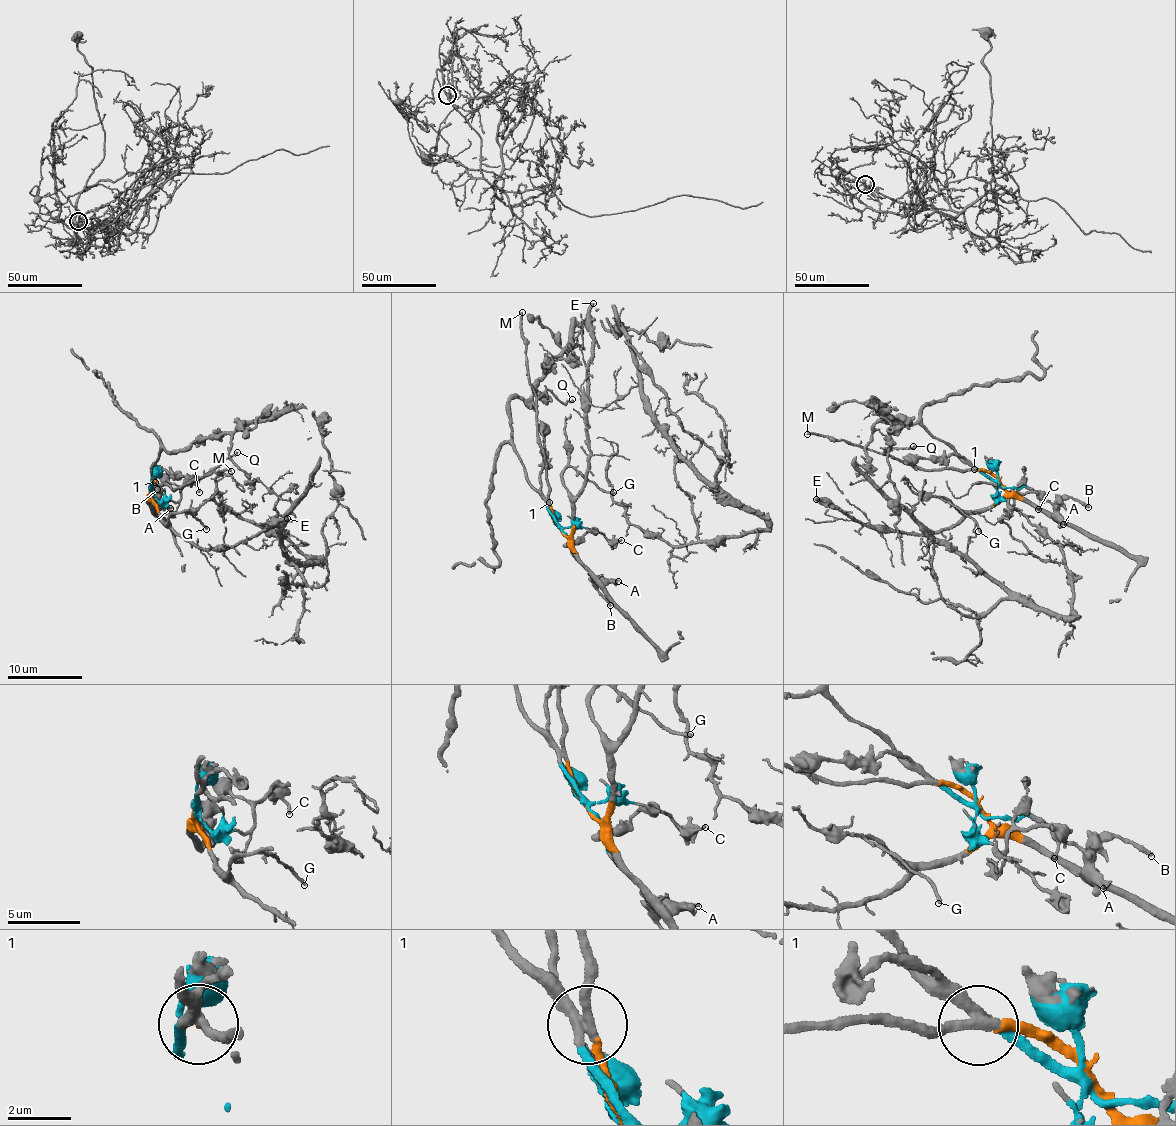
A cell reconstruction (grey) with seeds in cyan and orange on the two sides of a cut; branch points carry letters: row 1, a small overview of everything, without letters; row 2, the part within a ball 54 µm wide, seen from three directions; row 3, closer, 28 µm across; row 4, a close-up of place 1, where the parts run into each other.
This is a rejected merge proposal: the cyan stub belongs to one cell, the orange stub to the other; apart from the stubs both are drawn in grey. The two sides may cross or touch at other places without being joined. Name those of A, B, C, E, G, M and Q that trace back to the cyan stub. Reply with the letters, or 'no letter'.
A, B, C

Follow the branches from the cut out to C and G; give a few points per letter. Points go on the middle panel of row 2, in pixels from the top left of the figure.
C: (562, 530), (573, 527), (595, 529), (594, 527), (616, 542), (621, 539)
G: (562, 530), (567, 536), (571, 533), (573, 508), (565, 469), (575, 468), (602, 490), (614, 493)

